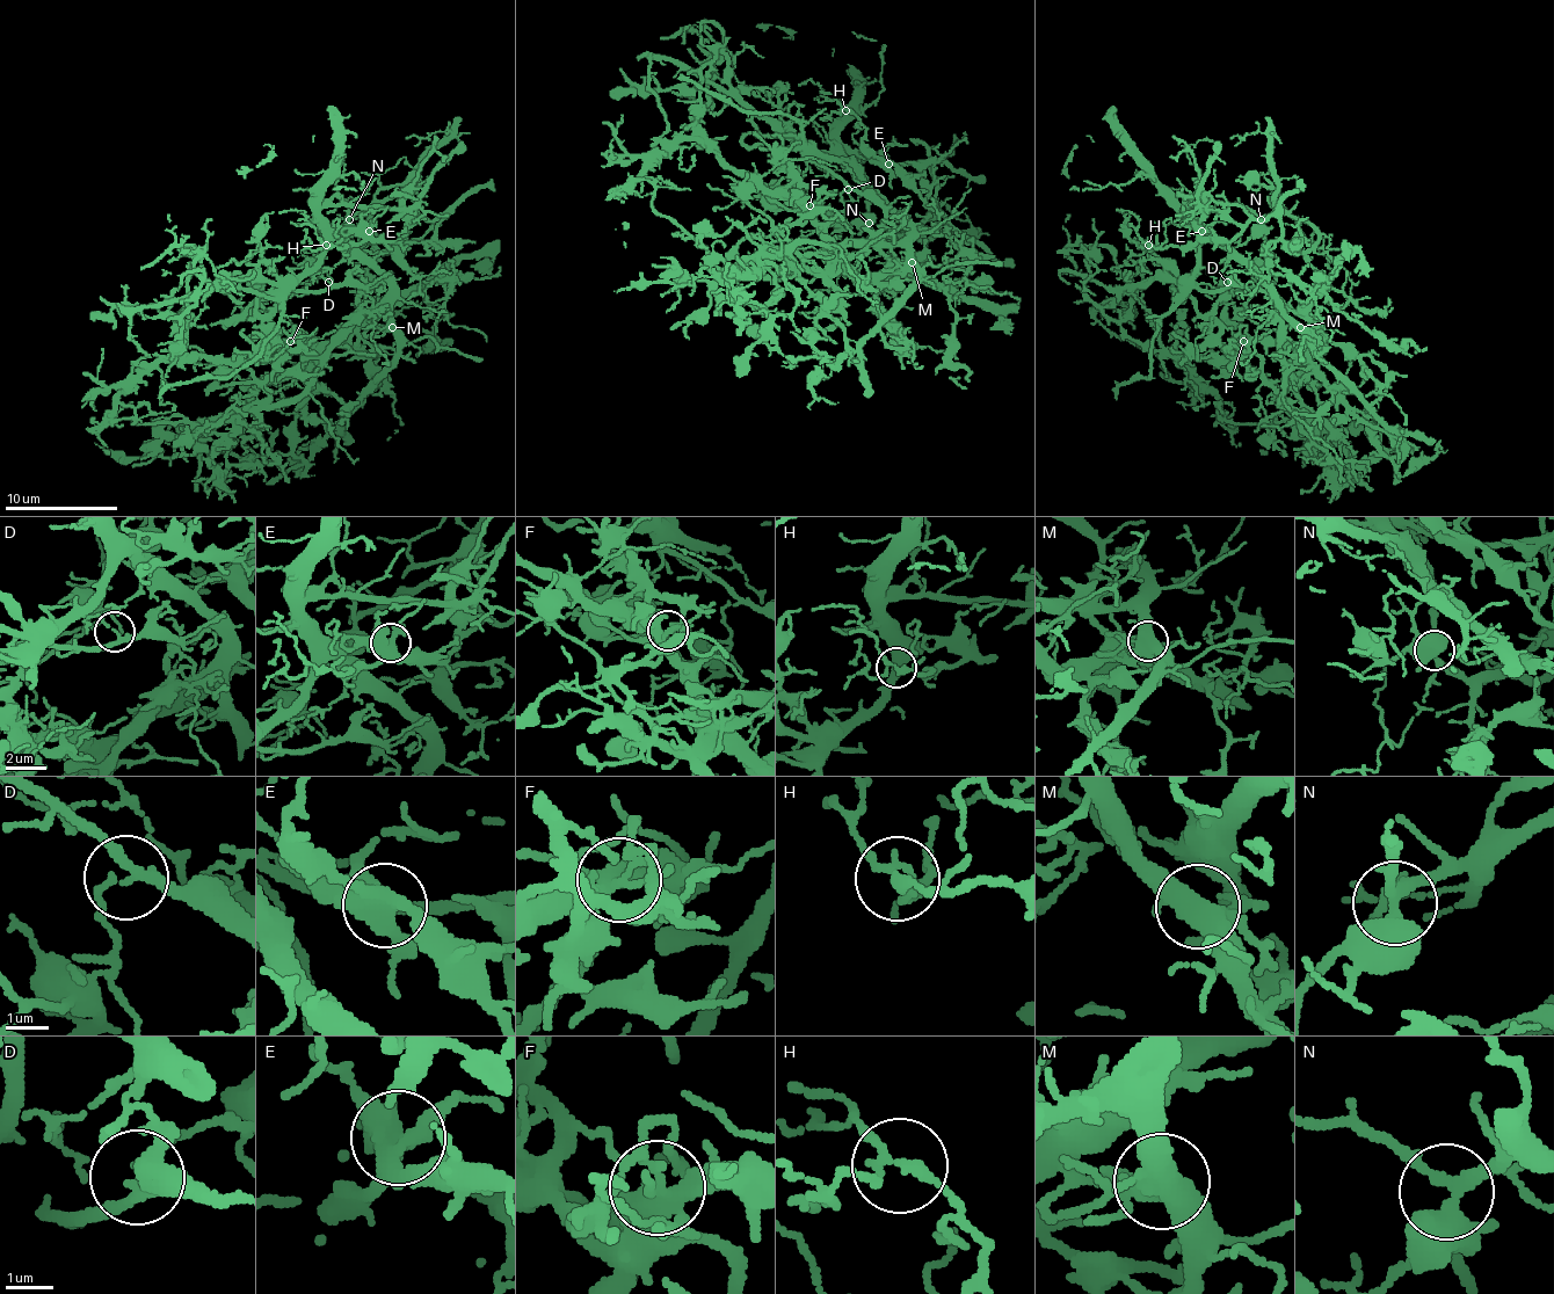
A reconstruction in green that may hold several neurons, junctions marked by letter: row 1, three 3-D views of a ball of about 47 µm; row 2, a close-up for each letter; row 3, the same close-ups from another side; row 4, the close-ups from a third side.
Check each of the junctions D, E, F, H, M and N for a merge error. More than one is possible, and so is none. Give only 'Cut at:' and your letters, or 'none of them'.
Cut at: D, F, M

